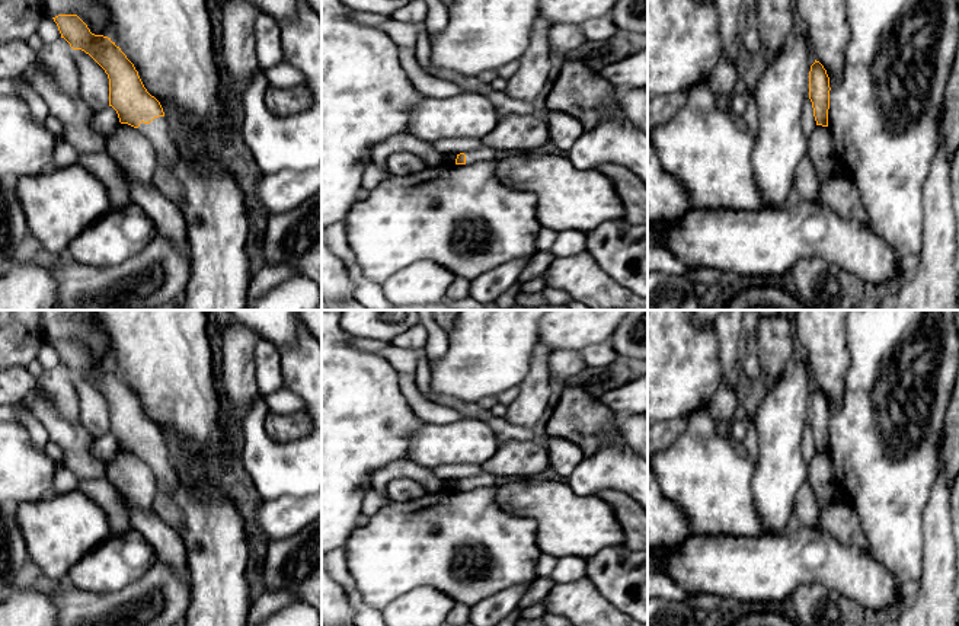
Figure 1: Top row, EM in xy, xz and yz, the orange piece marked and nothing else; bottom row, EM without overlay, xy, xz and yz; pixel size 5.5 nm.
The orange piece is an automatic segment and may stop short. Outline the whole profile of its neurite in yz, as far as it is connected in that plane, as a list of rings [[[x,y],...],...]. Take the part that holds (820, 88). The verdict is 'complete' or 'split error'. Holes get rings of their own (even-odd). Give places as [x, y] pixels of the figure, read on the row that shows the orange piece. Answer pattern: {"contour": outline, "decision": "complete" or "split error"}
{"contour": [[[815,60],[809,71],[809,99],[816,125],[828,127],[829,77],[824,66]]], "decision": "complete"}

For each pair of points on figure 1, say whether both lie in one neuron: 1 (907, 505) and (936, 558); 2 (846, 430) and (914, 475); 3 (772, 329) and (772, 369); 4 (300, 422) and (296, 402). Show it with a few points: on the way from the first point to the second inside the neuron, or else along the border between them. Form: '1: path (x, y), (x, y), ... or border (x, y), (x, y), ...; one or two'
1: border (929, 501), (923, 516), (923, 569); two
2: path (863, 443), (888, 466), (897, 468); one
3: path (772, 339), (772, 358); one
4: border (269, 411), (280, 414), (303, 412); two

